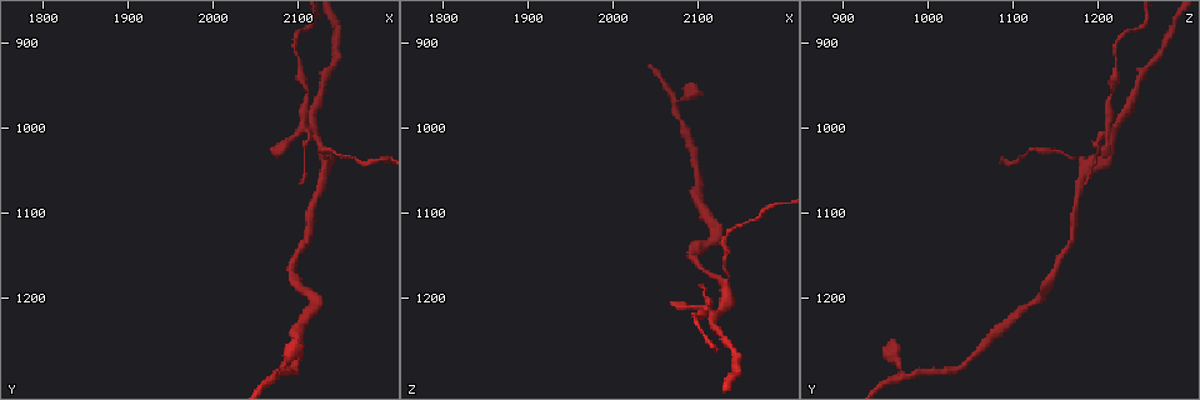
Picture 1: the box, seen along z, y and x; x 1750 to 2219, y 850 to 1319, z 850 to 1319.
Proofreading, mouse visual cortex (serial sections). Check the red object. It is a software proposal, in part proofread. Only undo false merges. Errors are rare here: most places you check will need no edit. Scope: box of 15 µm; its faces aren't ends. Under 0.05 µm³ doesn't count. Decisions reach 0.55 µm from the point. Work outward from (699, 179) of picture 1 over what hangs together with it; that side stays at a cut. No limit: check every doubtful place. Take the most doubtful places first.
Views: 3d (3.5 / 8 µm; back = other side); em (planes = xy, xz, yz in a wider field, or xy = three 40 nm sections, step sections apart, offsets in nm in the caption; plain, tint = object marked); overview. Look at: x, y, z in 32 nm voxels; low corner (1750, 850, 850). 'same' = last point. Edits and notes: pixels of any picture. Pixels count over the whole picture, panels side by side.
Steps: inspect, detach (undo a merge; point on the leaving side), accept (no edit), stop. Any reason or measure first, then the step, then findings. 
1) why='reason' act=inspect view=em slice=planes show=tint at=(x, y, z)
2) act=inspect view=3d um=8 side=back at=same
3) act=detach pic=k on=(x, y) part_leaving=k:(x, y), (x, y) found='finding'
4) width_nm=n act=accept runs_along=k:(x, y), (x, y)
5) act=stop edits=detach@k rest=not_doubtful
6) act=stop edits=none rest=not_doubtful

why='narrows sharply' act=inspect view=3d um=3.5 at=(2115, 1205, 1125)

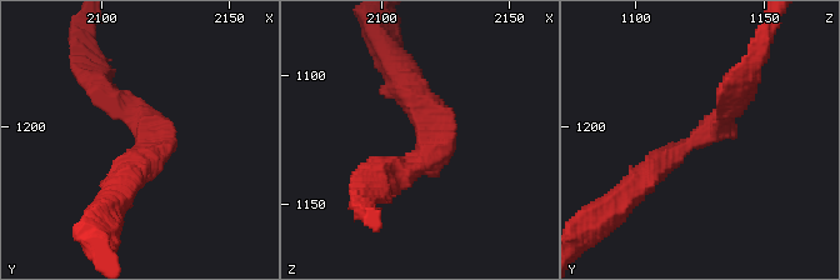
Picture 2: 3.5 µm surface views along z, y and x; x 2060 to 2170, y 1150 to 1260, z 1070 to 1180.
arm_widths_nm=300,350 why='now the EM' act=inspect view=em slice=xy step=3 show=tint at=(2116, 1207, 1123)

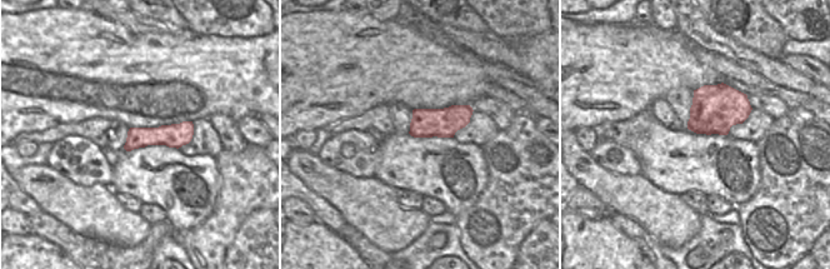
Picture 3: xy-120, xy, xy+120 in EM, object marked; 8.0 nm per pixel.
act=accept runs_along=3:(190, 126), (128, 147) found='all the same cell'

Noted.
why='a fork' act=inspect view=3d um=3.5 at=(2130, 1045, 1190)

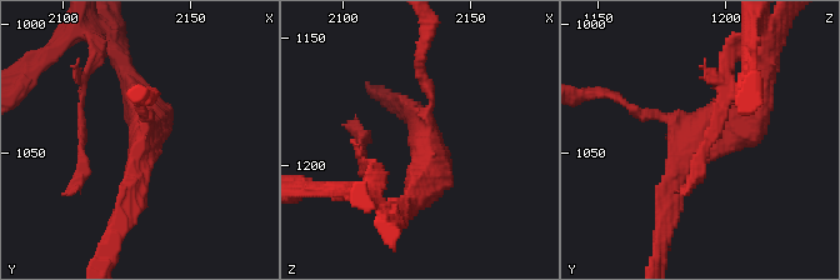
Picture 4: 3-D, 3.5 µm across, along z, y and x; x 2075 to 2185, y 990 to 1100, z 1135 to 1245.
arms=3 arm_widths_nm=150,250,500 act=inspect view=em slice=xy step=3 show=tint at=(2132, 1046, 1190)

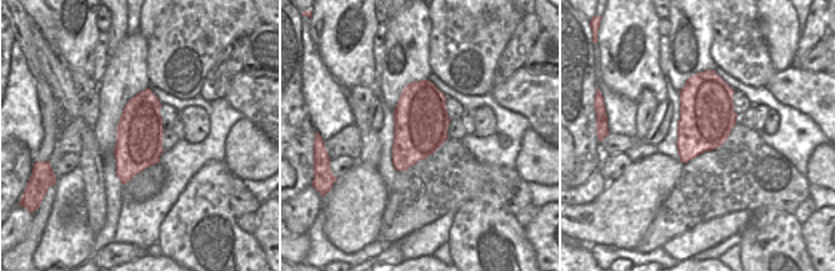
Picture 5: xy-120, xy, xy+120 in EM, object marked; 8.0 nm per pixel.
act=accept runs_along=4:(669, 214), (681, 160), (759, 91) found='all the same cell'

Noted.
why='thick turns thin' act=inspect view=3d um=3.5 at=(2120, 1005, 1220)

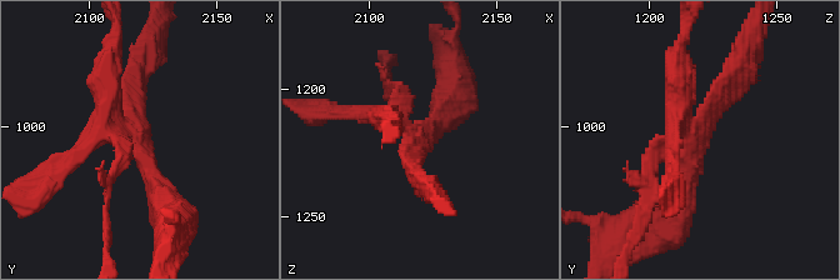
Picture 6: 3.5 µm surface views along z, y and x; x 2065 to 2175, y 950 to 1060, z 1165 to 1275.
why='shape alone is not enough' act=inspect view=em slice=planes show=tint at=(2120, 1006, 1218)

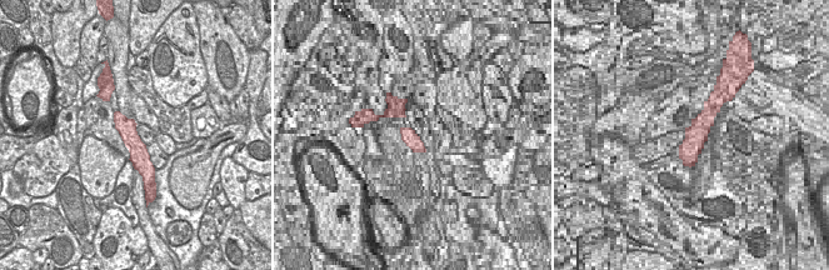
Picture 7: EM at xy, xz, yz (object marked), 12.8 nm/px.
act=inspect view=em slice=xy step=2 show=tint at=same

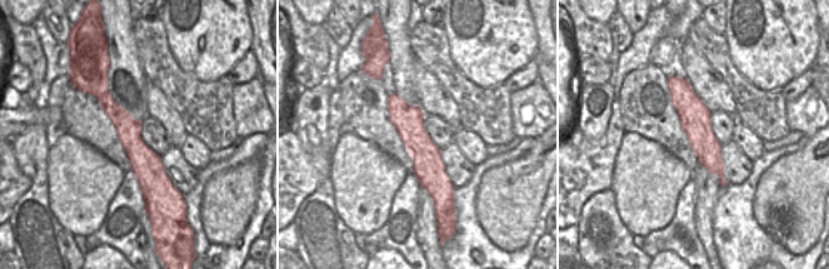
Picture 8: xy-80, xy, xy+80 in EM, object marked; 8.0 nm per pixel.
act=detach pic=6 on=(85, 144) part_leaving=6:(120, 129), (104, 114), (116, 33) found='a second cell is stuck on'

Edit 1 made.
act=stop edits=detach@6 rest=not_doubtful

